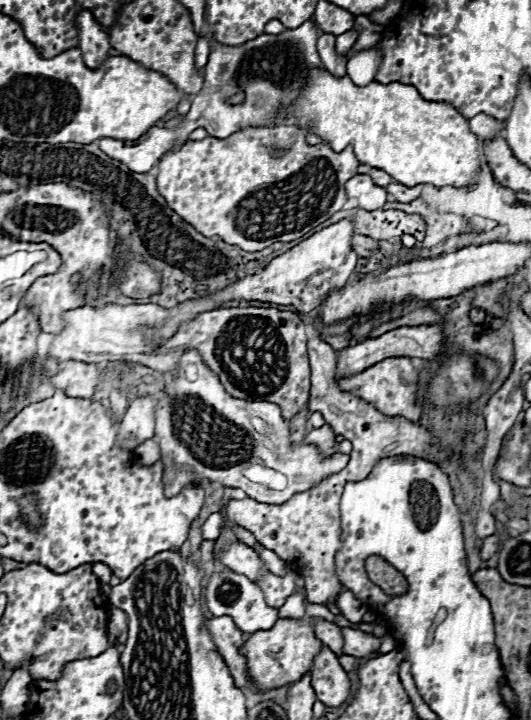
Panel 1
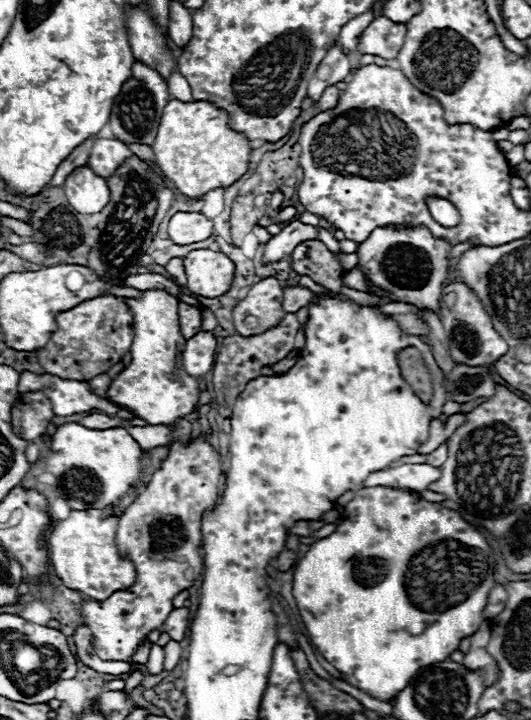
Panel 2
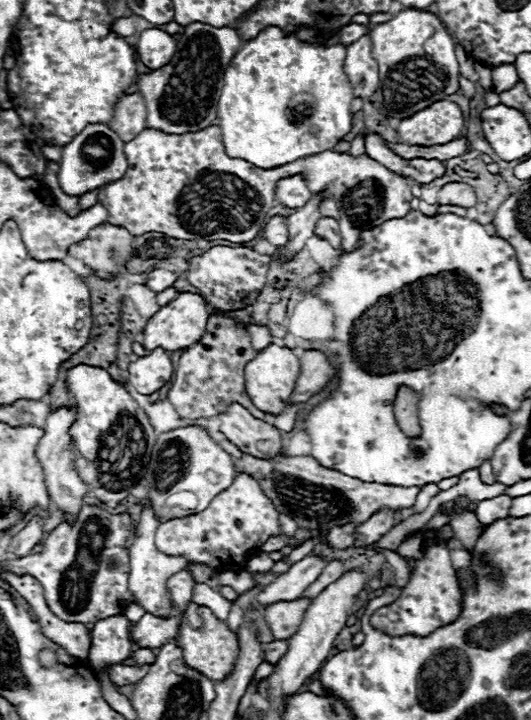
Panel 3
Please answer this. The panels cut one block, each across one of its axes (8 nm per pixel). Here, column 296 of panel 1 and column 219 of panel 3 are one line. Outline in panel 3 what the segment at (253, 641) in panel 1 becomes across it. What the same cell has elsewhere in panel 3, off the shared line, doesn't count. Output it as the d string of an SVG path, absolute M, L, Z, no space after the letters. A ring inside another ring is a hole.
M188 602L182 614L176 646L184 650L184 662L188 664L188 668L196 668L200 674L208 676L210 680L224 680L232 672L232 664L238 652L238 640L234 632L222 620L218 620L210 612L210 608L194 604L194 602Z

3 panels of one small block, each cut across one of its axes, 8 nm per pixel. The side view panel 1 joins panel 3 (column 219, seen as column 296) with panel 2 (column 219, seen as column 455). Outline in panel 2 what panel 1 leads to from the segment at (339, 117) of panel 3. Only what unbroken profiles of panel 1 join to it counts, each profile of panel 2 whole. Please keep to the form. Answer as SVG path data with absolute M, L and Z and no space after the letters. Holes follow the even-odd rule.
M170 100L160 118L160 128L152 146L160 174L170 180L184 196L198 200L214 188L234 184L250 166L250 140L230 130L228 112L210 102Z

